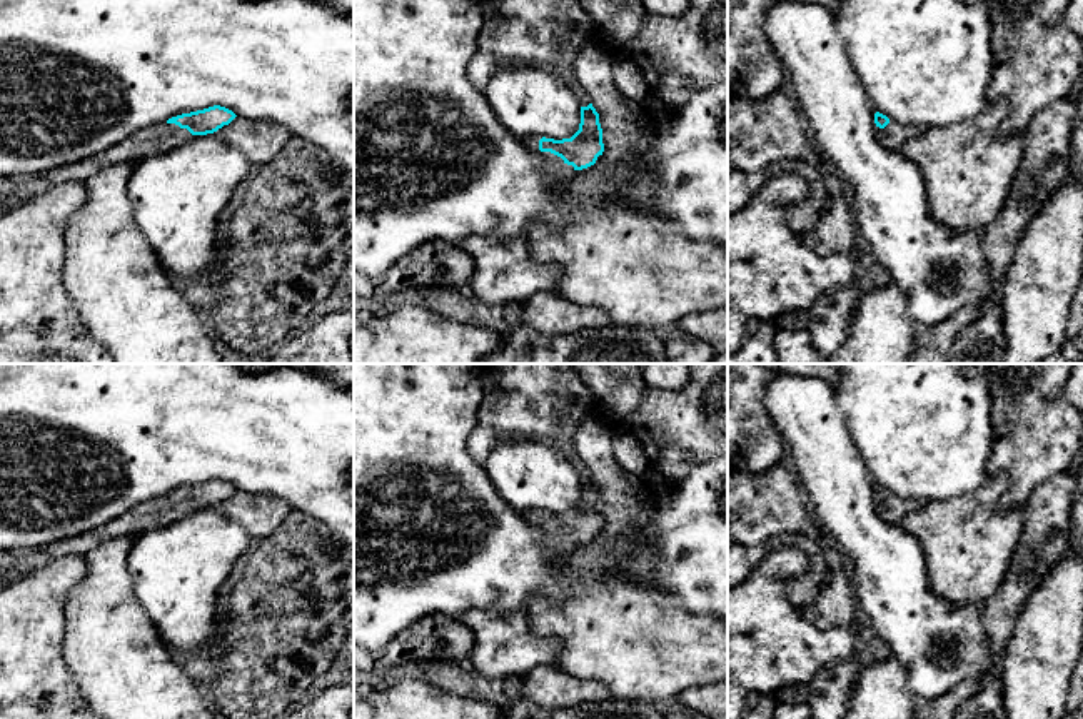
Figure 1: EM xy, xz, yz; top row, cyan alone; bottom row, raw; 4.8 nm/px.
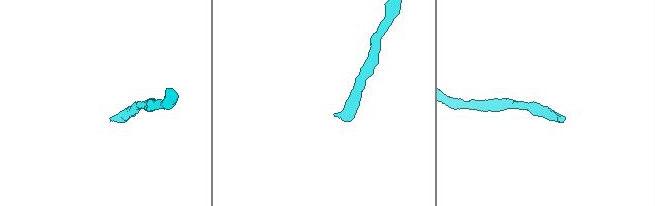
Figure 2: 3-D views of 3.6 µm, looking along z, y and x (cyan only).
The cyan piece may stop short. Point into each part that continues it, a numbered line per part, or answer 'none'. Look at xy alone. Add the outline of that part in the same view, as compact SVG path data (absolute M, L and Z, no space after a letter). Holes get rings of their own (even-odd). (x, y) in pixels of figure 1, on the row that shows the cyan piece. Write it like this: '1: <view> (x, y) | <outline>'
1: xy (161, 137) | M159 122L147 128L137 130L128 138L100 153L77 163L48 170L42 175L52 184L85 182L105 167L164 153L182 145L192 137L194 135L187 128L180 128L175 123Z

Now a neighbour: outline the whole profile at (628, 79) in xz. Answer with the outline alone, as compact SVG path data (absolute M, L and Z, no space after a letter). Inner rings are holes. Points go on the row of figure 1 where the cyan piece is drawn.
M616 58L611 67L617 90L636 103L649 100L651 92L644 82L641 70L627 58Z

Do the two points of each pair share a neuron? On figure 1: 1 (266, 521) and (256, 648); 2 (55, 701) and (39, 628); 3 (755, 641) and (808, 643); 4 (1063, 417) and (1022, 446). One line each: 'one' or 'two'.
1: two
2: one
3: one
4: one

